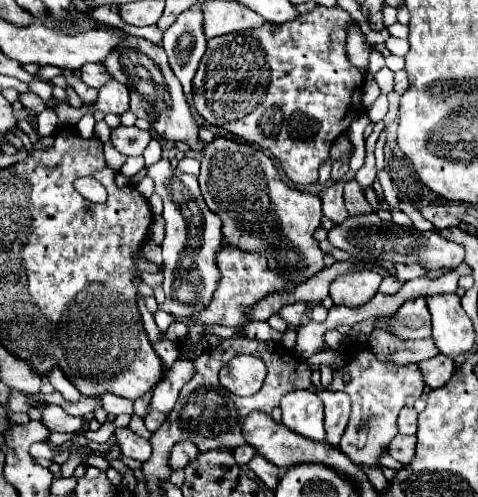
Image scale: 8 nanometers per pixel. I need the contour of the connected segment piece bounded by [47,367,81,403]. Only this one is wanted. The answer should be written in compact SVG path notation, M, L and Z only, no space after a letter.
M55 367L49 375L47 375L47 379L51 381L51 385L67 399L67 401L71 401L71 403L75 403L75 401L79 401L81 399L81 393L67 381L67 377Z

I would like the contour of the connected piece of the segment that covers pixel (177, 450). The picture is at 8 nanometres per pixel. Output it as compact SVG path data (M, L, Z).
M181 441L181 443L177 443L177 445L173 447L173 451L171 451L171 459L169 459L169 465L171 465L171 469L175 469L175 467L185 469L187 463L191 463L191 461L197 459L197 455L199 455L199 449L197 449L193 443Z

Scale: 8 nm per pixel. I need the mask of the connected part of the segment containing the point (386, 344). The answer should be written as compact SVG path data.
M373 331L367 345L373 351L373 355L377 355L379 361L391 361L395 365L417 363L439 355L431 337L421 341L401 341L387 331Z

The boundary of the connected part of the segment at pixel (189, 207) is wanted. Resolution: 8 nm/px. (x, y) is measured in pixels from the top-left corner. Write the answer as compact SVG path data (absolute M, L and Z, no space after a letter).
M167 159L157 161L147 169L147 175L155 181L155 191L163 197L163 219L167 223L165 239L161 243L163 249L163 265L165 265L165 303L161 305L167 313L187 319L187 307L191 311L199 311L199 307L207 307L211 293L219 285L219 269L215 267L215 251L219 251L219 243L223 243L223 223L221 219L207 207L197 177L185 175L179 169L171 169Z

